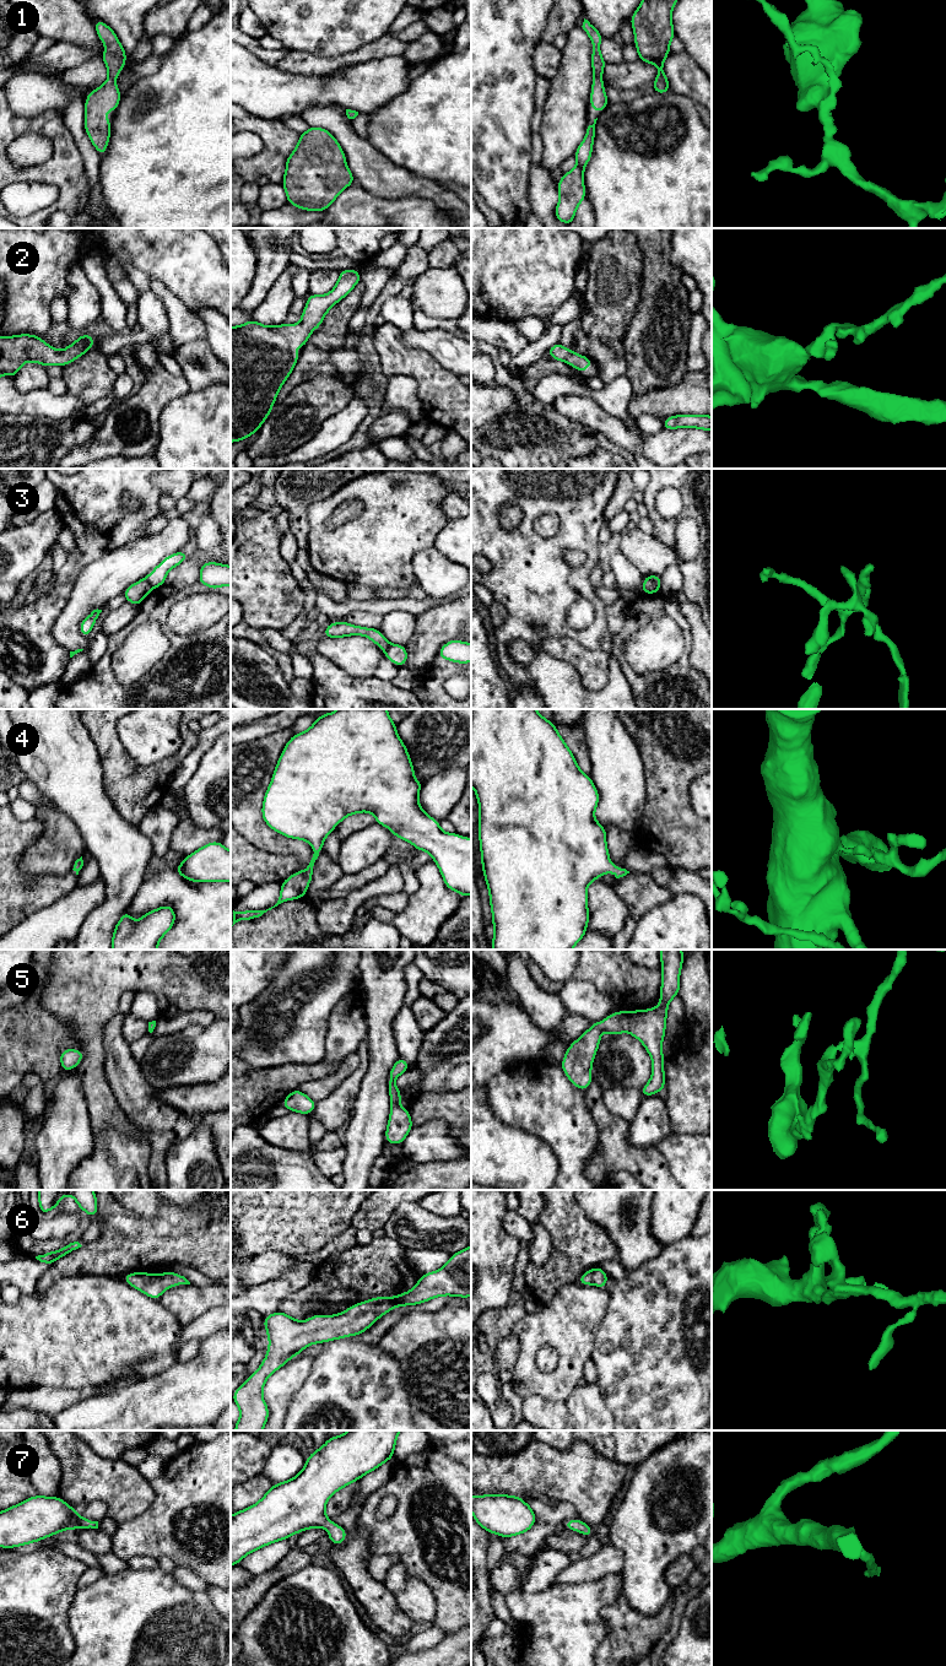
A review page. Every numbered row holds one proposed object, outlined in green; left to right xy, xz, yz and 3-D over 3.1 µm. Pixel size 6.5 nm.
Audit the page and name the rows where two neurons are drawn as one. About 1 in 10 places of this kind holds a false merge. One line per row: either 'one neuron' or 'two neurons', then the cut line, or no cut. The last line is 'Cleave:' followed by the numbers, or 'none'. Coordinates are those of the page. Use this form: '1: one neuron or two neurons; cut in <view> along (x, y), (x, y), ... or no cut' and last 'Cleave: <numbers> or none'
1: one neuron; no cut
2: one neuron; no cut
3: two neurons; cut in yz along (647, 577), (658, 588)
4: one neuron; no cut
5: one neuron; no cut
6: one neuron; no cut
7: one neuron; no cut
Cleave: 3

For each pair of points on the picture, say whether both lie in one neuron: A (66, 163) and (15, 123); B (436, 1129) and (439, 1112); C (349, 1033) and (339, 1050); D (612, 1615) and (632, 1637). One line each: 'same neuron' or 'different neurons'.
A: same neuron
B: different neurons
C: same neuron
D: same neuron

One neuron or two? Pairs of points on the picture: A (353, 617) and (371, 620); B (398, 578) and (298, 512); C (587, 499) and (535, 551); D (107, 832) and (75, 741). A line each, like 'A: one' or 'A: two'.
A: one
B: two
C: one
D: one

